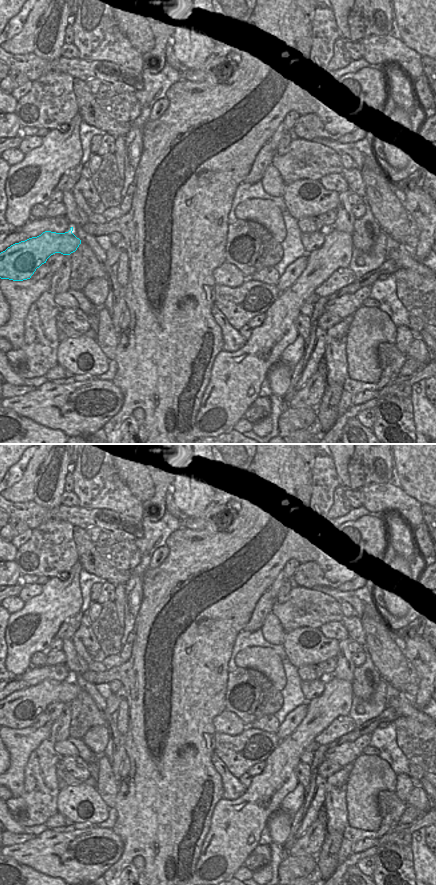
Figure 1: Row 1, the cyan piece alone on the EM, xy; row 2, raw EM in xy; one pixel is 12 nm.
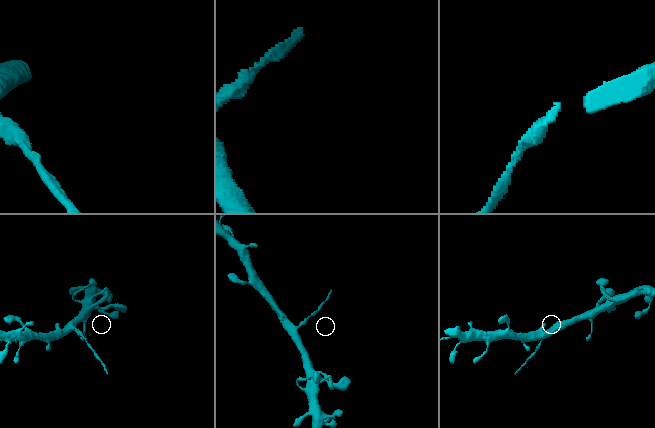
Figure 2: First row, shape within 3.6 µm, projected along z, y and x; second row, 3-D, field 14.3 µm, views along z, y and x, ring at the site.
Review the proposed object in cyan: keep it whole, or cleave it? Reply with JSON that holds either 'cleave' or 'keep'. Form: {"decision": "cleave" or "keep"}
{"decision": "cleave"}

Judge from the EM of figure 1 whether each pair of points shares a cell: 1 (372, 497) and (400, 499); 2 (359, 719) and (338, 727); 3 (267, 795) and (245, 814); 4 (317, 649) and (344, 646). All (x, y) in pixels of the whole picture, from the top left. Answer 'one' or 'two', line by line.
1: one
2: two
3: one
4: two

